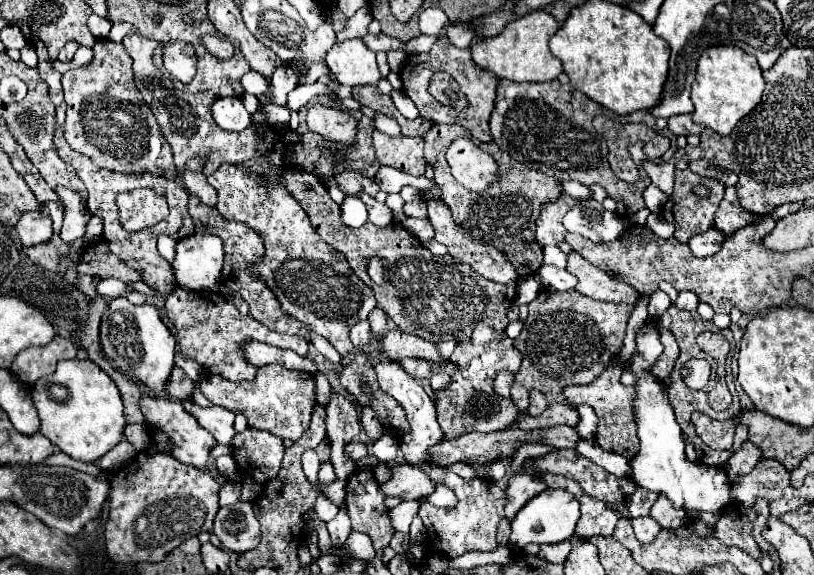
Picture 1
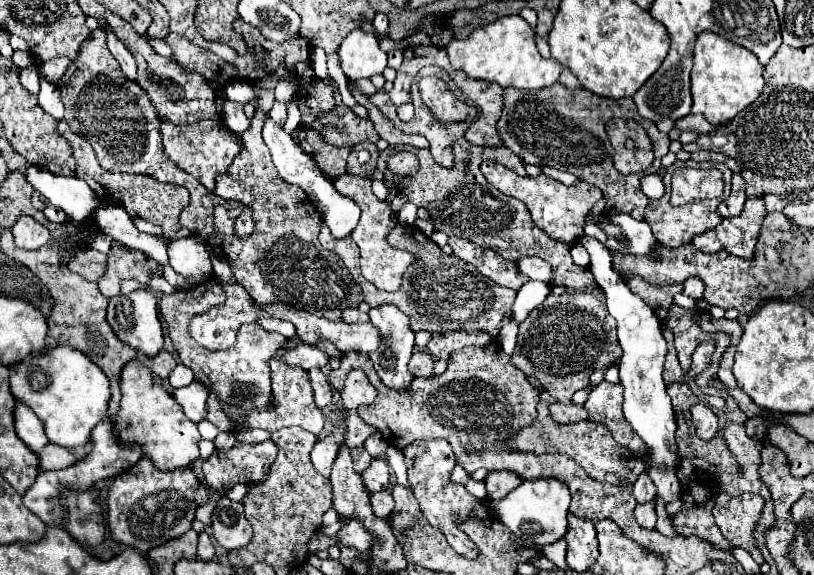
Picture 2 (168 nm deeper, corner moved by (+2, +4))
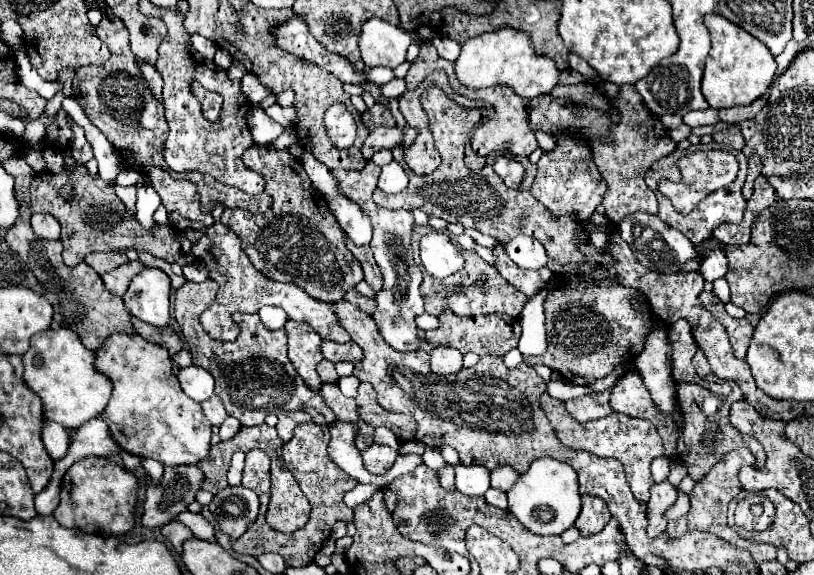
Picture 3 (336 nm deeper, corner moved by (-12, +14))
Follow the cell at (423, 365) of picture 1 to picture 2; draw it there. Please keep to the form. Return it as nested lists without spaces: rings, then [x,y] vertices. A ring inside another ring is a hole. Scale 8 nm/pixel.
[[[416,351],[410,359],[408,369],[414,377],[432,377],[434,375],[434,359],[432,359],[432,355],[428,355],[424,351]]]

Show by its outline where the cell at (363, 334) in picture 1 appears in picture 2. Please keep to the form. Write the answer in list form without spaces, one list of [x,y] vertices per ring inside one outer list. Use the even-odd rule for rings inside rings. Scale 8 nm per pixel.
[[[344,309],[342,319],[346,323],[360,323],[360,321],[368,321],[368,313],[362,313],[358,309]]]

